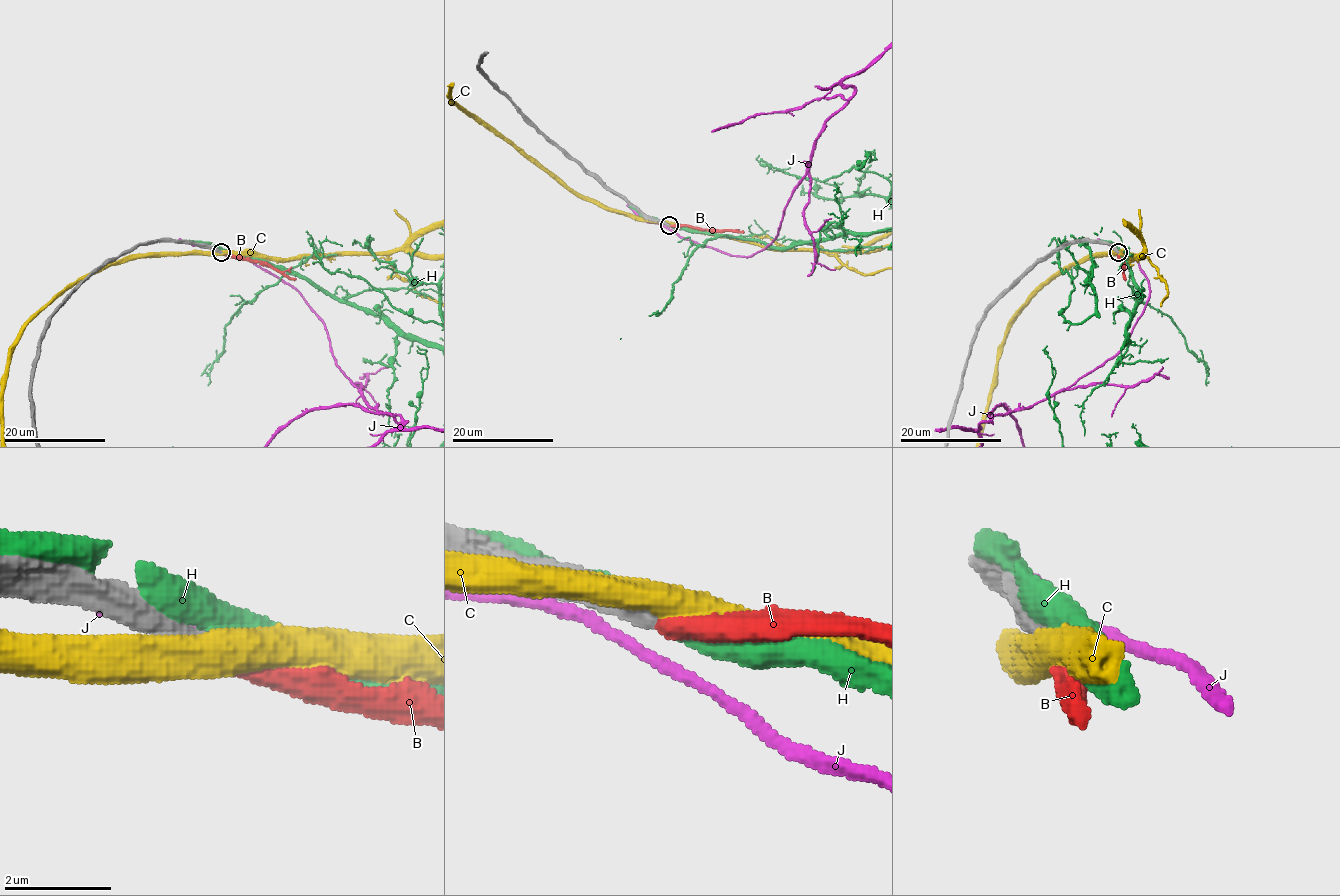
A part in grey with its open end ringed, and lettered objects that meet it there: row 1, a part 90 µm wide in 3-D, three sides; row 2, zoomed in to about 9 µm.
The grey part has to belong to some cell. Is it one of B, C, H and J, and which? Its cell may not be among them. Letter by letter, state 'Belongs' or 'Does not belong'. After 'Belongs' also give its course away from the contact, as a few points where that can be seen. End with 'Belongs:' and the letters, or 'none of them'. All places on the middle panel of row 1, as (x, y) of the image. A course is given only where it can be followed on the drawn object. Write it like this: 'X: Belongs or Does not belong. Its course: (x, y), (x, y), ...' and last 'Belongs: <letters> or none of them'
B: Belongs. Its course: (668, 226), (734, 229), (743, 233)
C: Does not belong
H: Does not belong
J: Does not belong
Belongs: B

